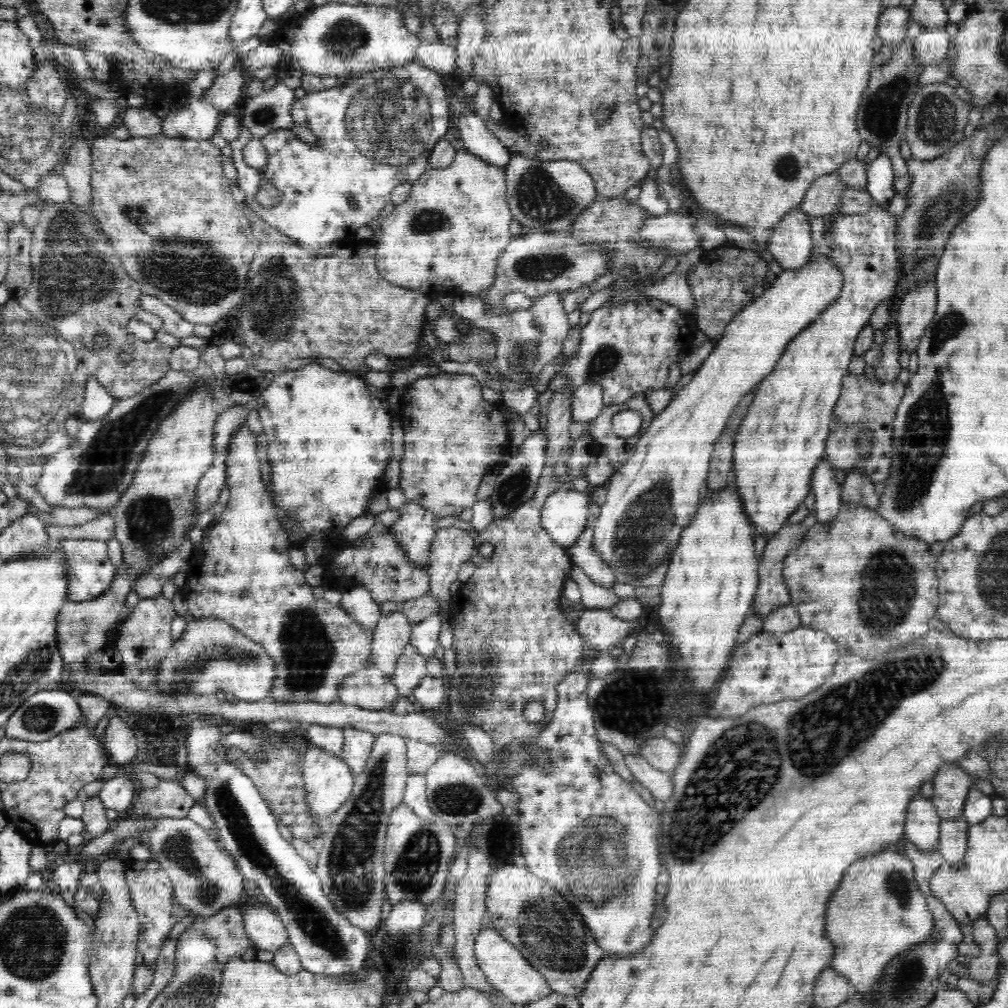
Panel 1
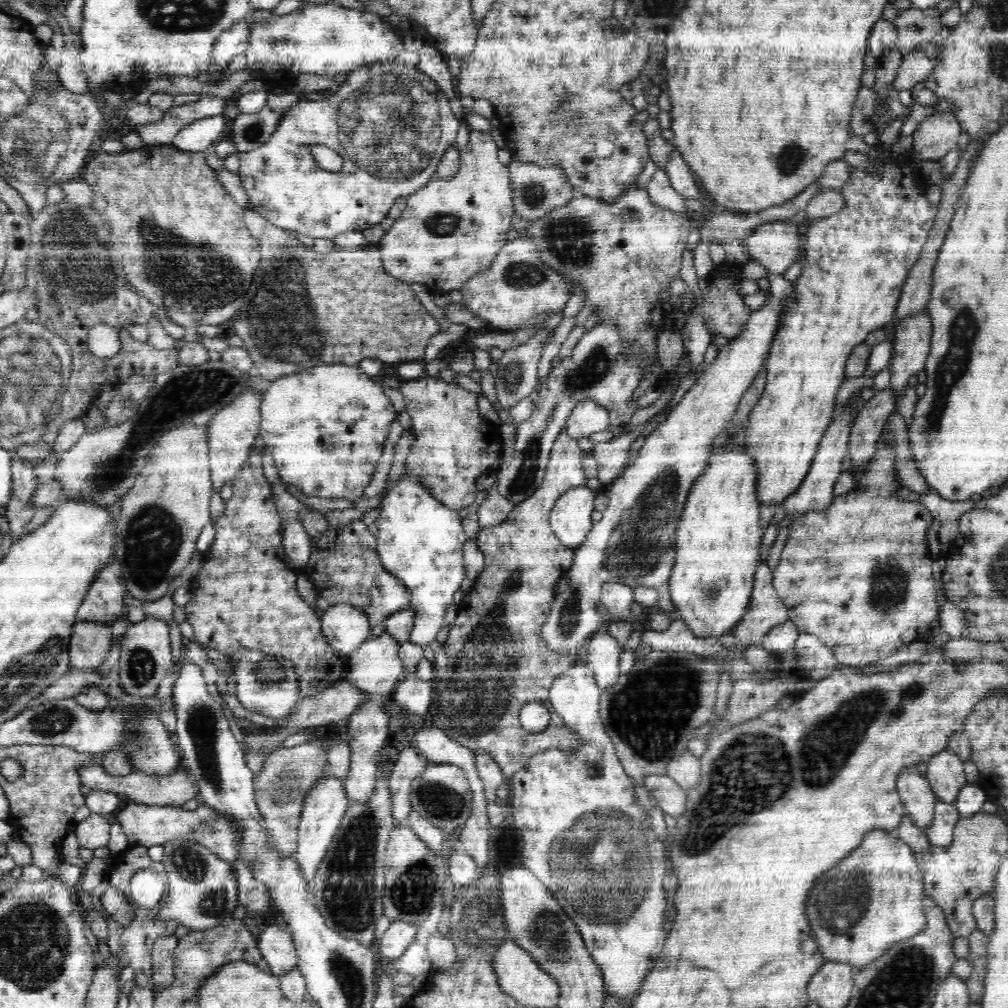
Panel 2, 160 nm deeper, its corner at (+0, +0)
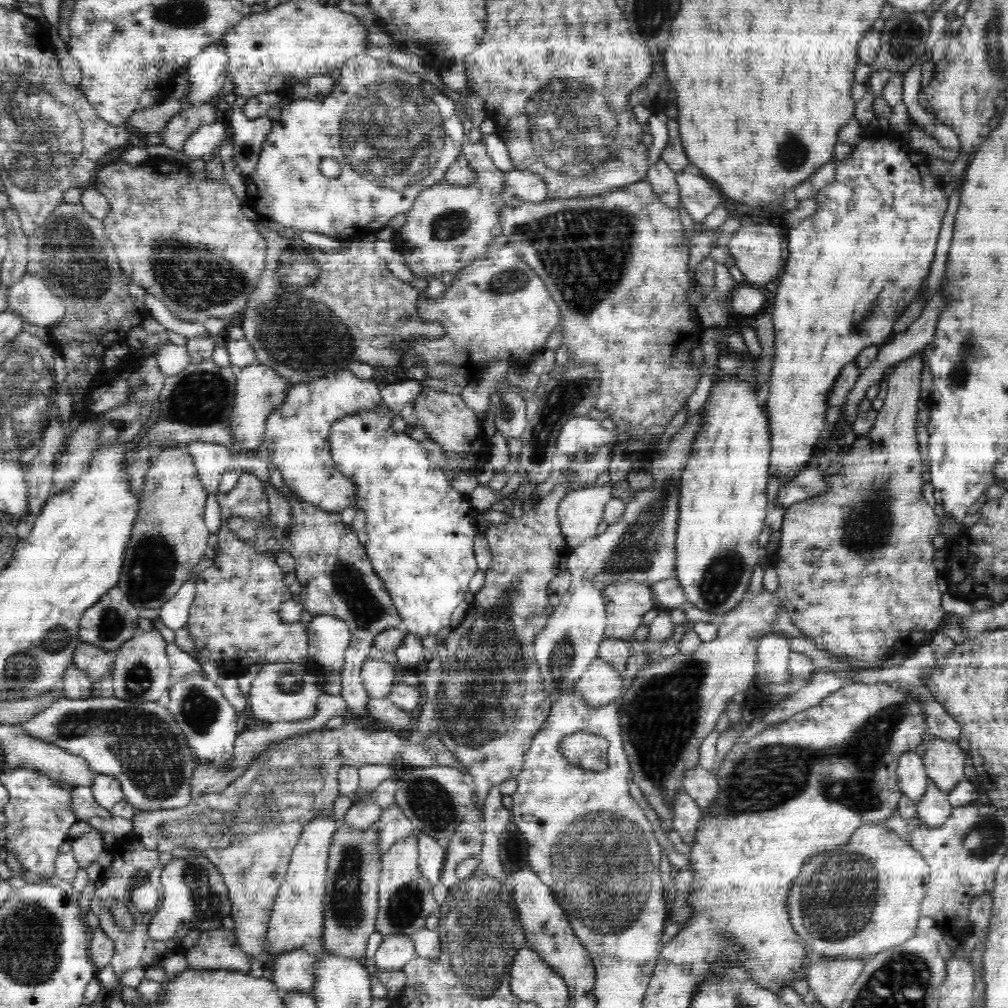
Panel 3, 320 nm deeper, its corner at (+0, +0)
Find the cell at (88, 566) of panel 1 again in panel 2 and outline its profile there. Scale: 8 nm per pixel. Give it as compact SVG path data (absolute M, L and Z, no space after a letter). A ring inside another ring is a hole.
M115 566L105 567L99 576L94 580L93 586L87 593L87 598L82 602L81 608L77 611L77 620L89 620L98 624L112 624L124 614L124 586L123 581L117 574Z

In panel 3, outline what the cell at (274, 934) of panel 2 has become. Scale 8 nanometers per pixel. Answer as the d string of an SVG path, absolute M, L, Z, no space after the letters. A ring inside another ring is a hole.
M296 948L284 954L278 954L272 959L272 976L281 993L303 990L306 994L314 994L316 984L316 957L310 955L310 950Z

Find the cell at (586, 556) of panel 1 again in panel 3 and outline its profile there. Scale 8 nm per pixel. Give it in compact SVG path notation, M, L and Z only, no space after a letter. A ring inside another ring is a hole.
M617 582L602 592L607 623L603 638L634 639L636 628L648 610L658 607L648 583Z

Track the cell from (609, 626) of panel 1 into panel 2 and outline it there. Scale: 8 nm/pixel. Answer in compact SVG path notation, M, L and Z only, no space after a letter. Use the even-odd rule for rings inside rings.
M606 627L600 628L588 640L583 661L595 676L597 693L612 688L622 676L619 666L621 652L623 649L609 636Z

